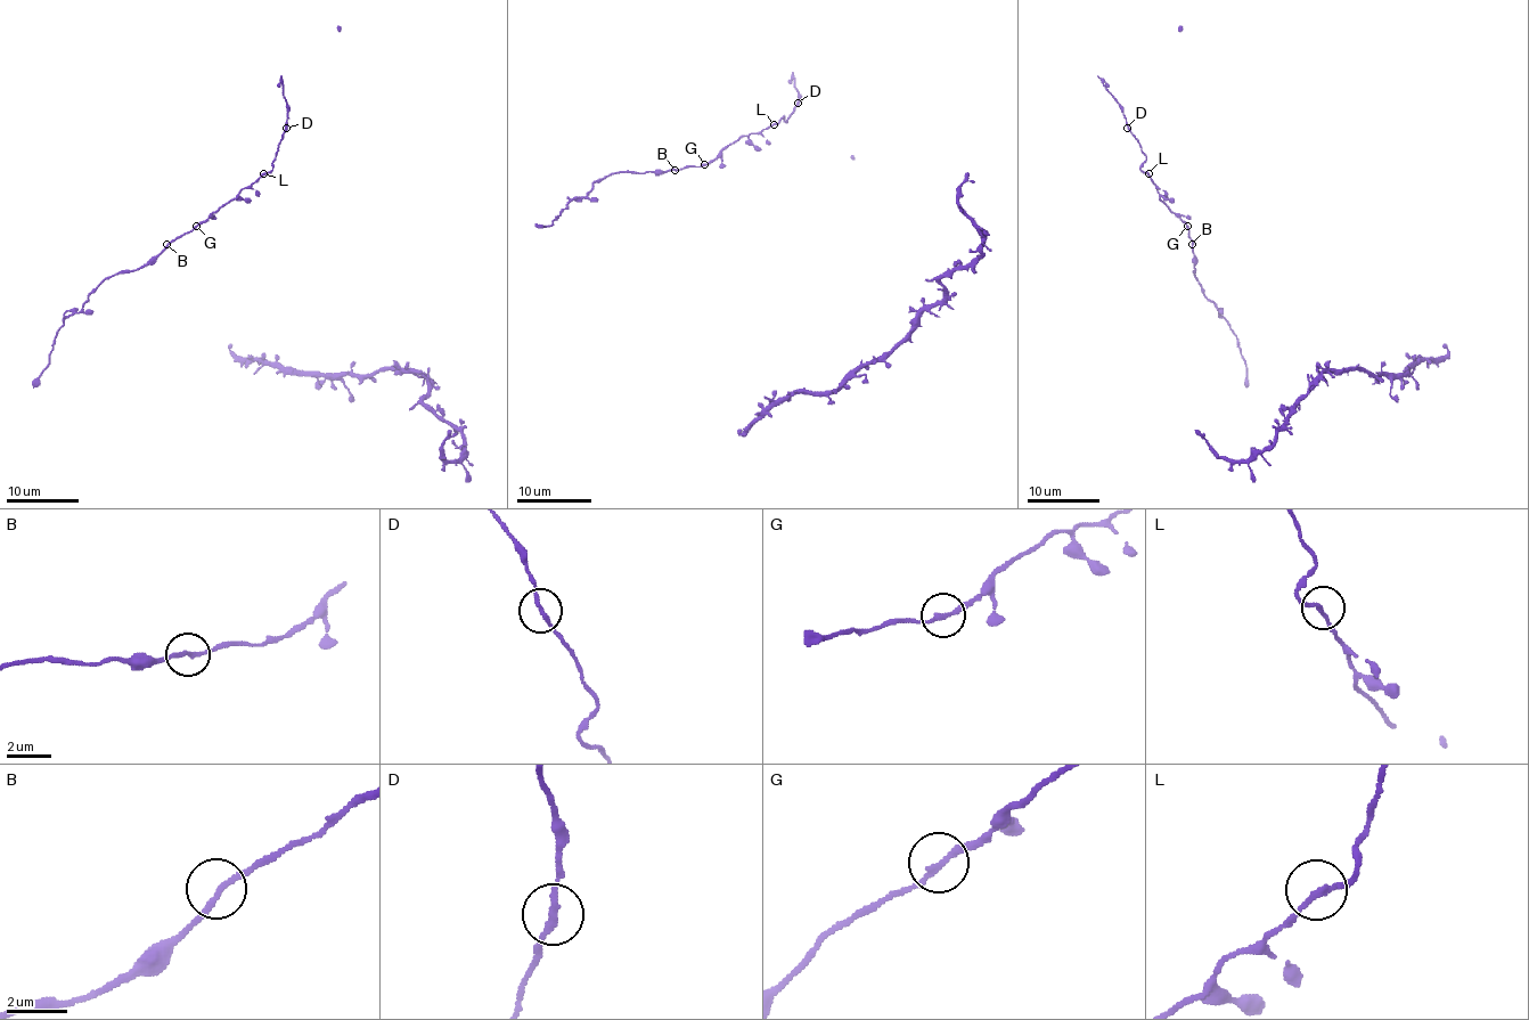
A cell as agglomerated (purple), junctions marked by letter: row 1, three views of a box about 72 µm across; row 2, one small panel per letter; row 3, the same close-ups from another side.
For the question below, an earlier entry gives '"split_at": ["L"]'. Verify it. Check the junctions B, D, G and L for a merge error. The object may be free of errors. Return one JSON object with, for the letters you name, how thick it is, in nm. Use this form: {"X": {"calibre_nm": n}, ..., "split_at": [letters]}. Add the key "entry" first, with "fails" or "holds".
{"entry": "fails", "split_at": []}

